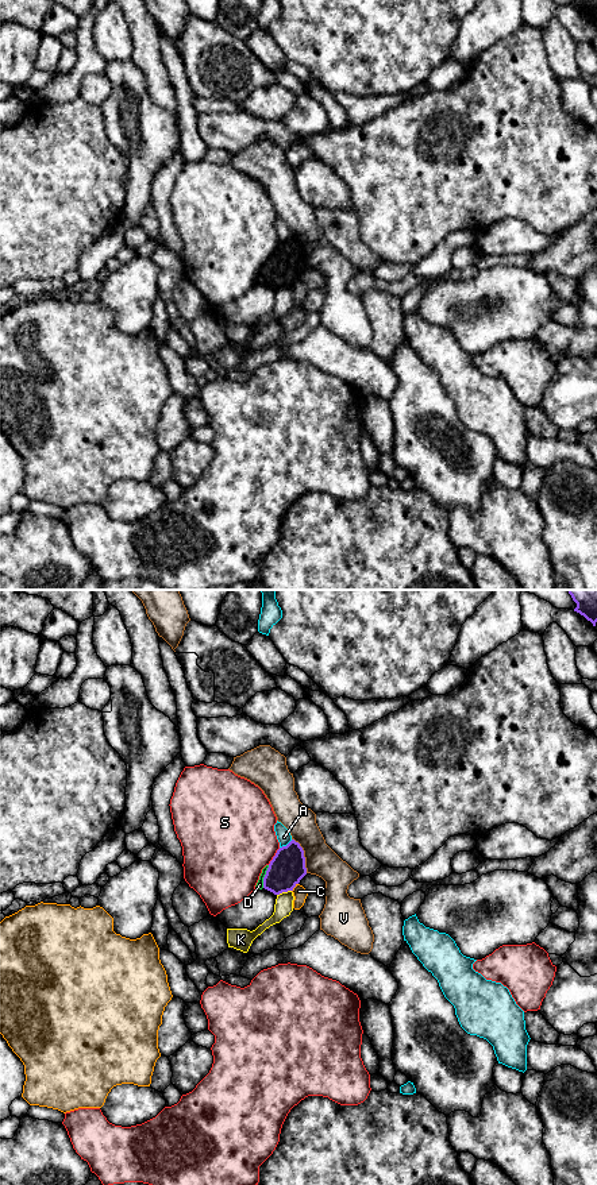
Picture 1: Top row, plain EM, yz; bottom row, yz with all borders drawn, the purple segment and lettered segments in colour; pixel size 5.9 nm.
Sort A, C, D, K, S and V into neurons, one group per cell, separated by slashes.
A / C / D / K / S / V

